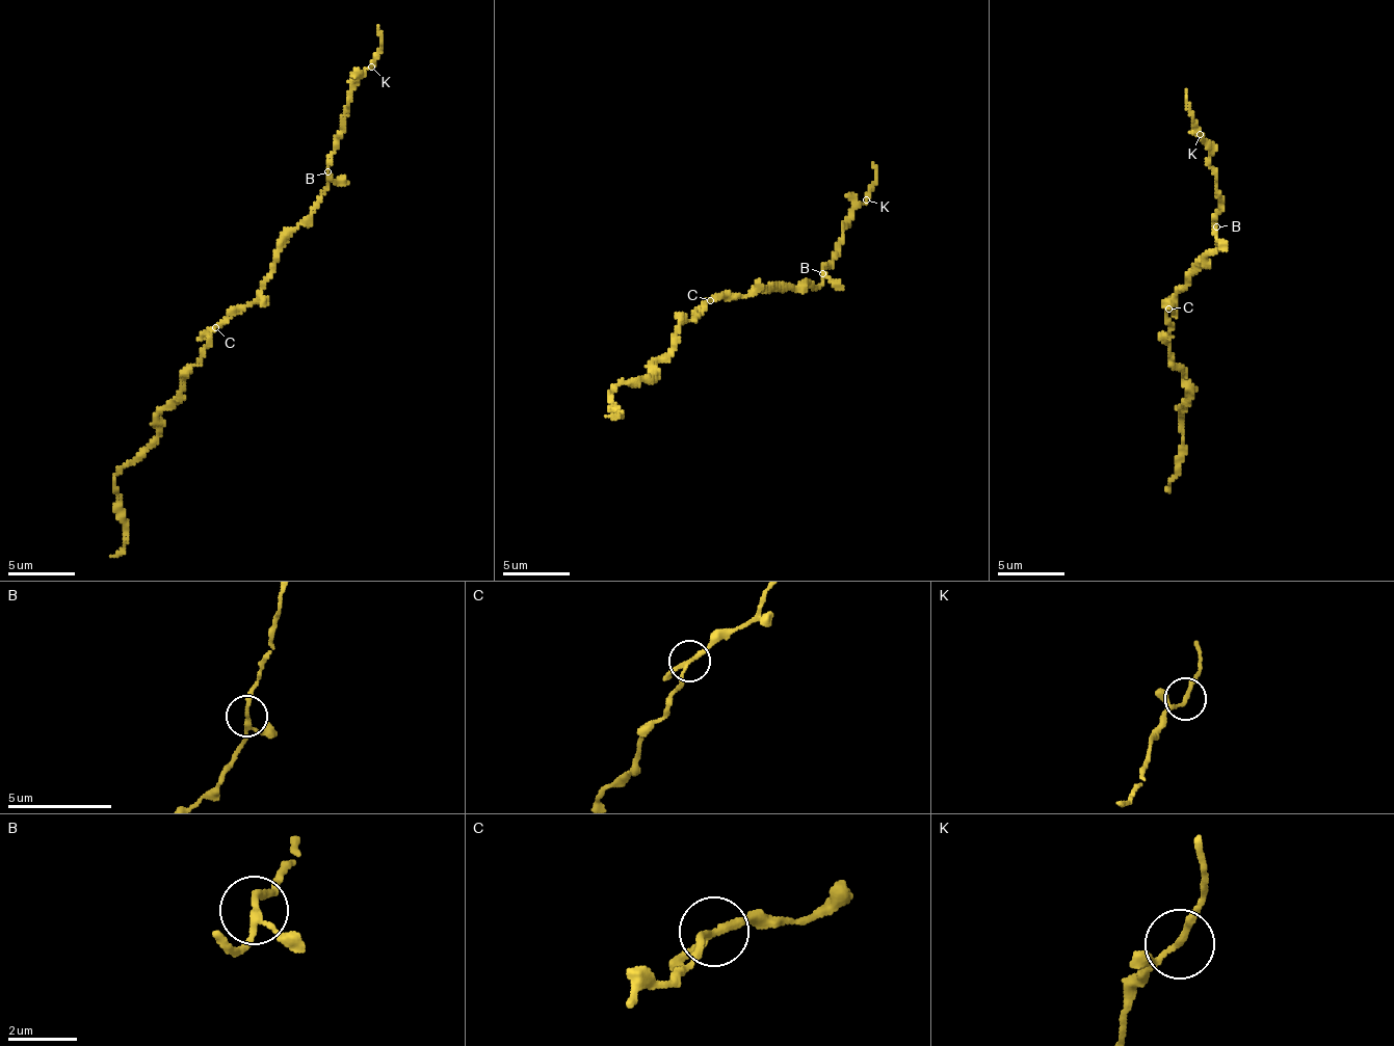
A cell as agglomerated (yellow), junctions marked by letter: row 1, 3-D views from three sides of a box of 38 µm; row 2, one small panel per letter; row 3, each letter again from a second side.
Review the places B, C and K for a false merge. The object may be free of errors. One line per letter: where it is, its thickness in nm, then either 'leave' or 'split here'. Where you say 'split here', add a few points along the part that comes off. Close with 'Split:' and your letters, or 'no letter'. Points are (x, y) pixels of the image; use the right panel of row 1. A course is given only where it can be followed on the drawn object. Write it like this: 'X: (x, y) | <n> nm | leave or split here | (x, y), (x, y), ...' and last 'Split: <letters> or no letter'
B: (1216, 226) | 160 nm | leave
C: (1168, 309) | 170 nm | leave
K: (1200, 134) | 130 nm | leave
Split: no letter

